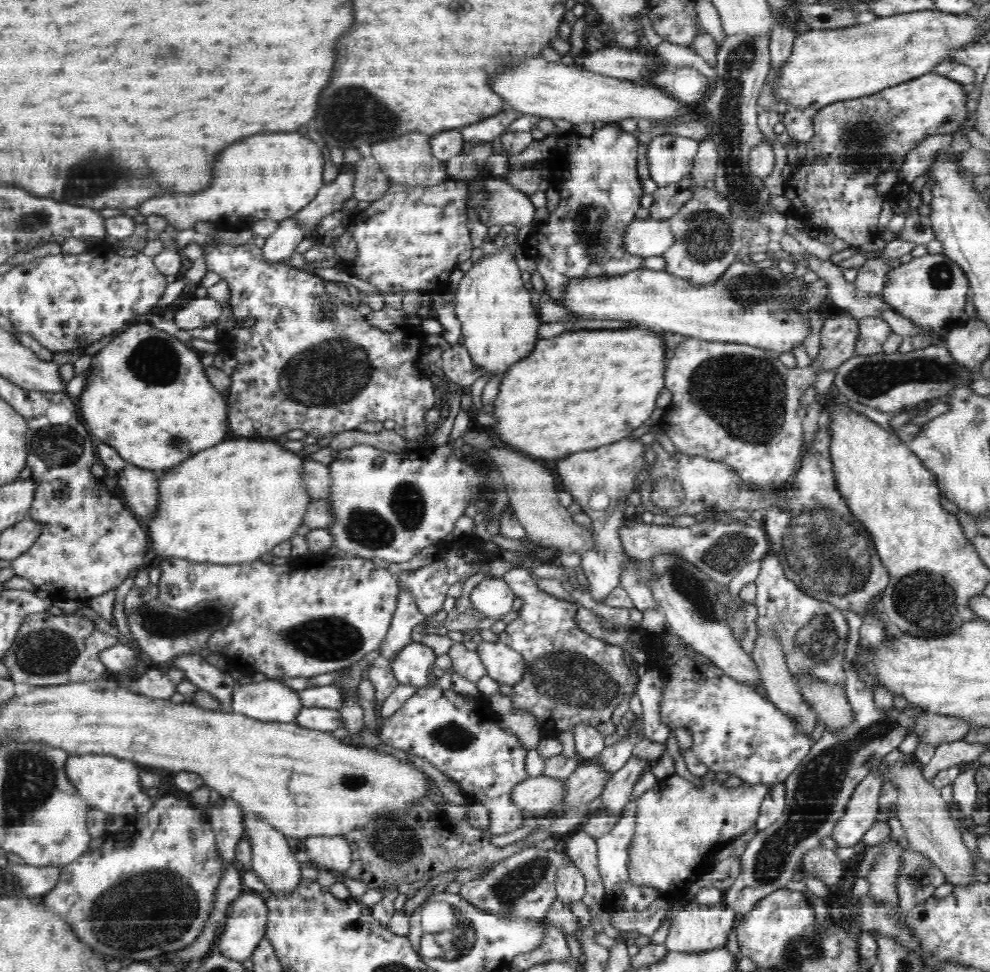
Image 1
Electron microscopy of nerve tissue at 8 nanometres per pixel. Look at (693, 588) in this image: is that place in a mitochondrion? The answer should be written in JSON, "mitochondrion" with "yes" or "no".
{"mitochondrion":"yes"}

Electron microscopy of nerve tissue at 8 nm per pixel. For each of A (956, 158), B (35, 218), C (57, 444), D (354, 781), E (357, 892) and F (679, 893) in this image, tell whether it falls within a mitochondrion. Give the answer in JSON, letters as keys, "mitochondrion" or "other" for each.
{"A":"other","B":"mitochondrion","C":"mitochondrion","D":"mitochondrion","E":"other","F":"other"}

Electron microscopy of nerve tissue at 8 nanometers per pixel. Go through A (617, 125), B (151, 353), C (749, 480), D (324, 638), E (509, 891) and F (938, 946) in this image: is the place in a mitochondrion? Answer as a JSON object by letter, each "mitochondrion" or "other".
{"A":"other","B":"mitochondrion","C":"other","D":"mitochondrion","E":"mitochondrion","F":"other"}

